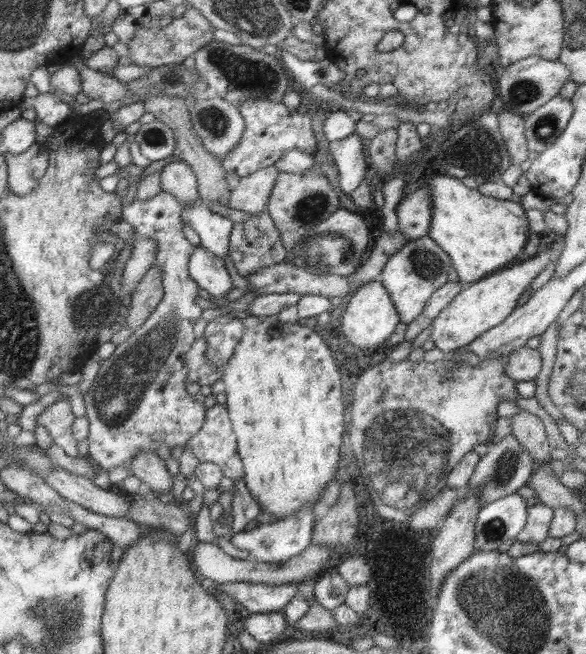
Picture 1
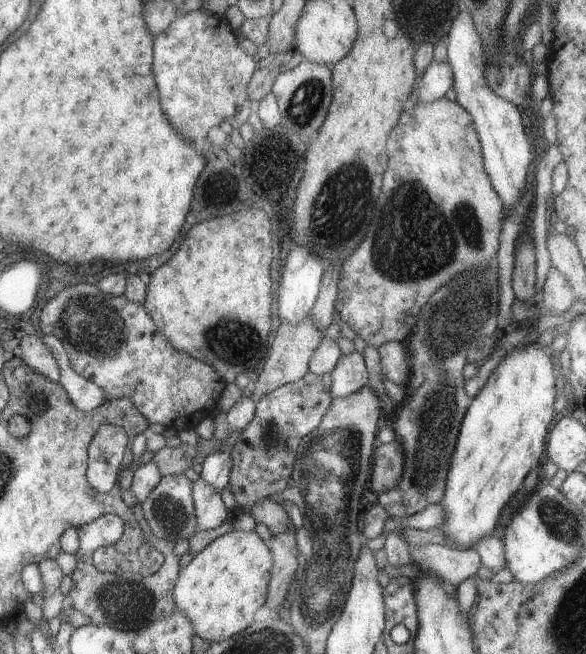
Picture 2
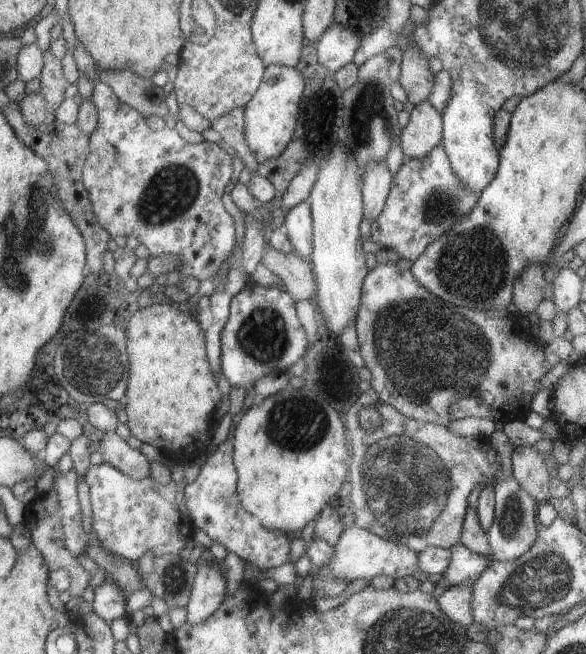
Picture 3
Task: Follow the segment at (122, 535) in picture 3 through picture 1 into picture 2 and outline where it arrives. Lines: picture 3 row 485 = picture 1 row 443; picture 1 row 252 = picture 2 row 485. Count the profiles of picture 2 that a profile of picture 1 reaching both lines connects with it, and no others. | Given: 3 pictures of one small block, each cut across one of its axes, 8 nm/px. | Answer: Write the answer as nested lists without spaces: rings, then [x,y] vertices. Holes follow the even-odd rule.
[[[165,475],[155,485],[155,488],[141,502],[141,508],[150,531],[160,539],[174,544],[178,540],[188,540],[196,531],[194,500],[191,496],[192,482],[181,475]]]

